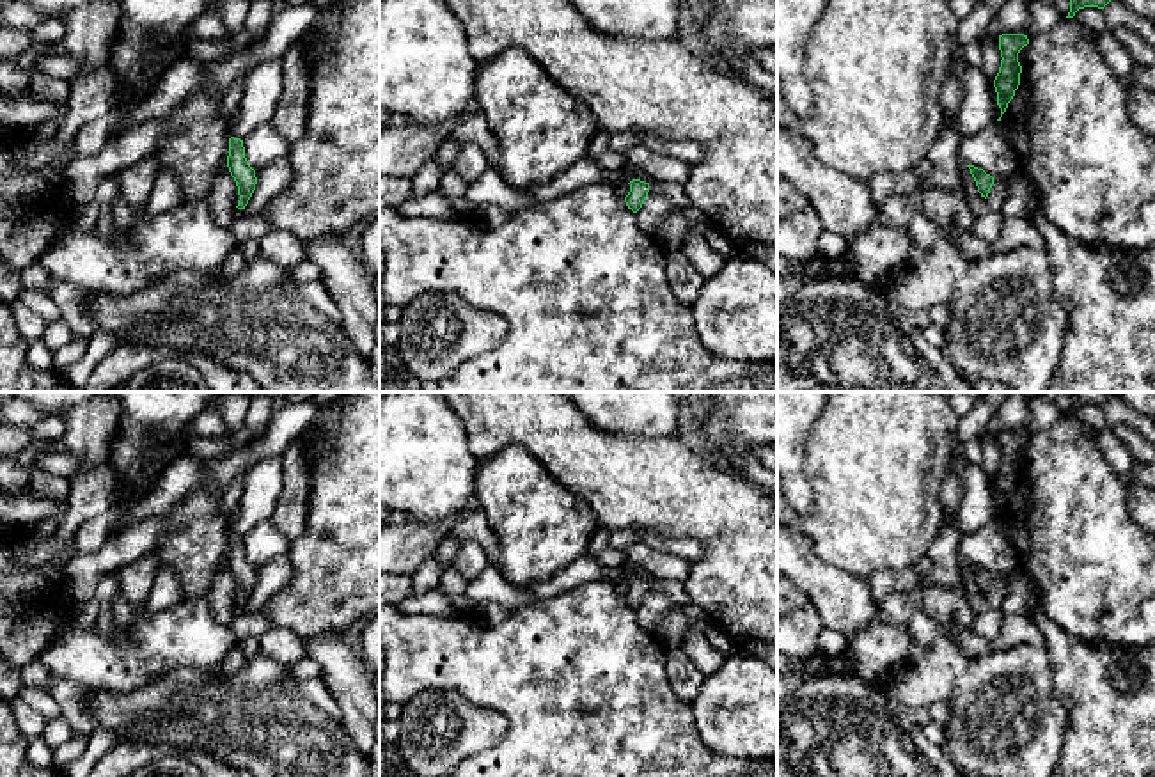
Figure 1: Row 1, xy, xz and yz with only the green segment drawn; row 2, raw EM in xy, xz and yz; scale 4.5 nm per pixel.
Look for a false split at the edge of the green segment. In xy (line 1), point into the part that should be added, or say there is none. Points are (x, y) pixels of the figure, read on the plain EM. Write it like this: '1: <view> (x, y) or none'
1: none

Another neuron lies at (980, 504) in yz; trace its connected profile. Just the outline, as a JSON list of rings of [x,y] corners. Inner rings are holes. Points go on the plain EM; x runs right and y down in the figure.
[[[962,461],[960,479],[963,484],[963,498],[958,507],[958,525],[962,534],[972,534],[985,527],[992,518],[1001,514],[994,477],[981,465]]]

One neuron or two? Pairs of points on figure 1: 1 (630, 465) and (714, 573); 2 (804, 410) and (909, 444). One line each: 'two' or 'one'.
1: one
2: two

